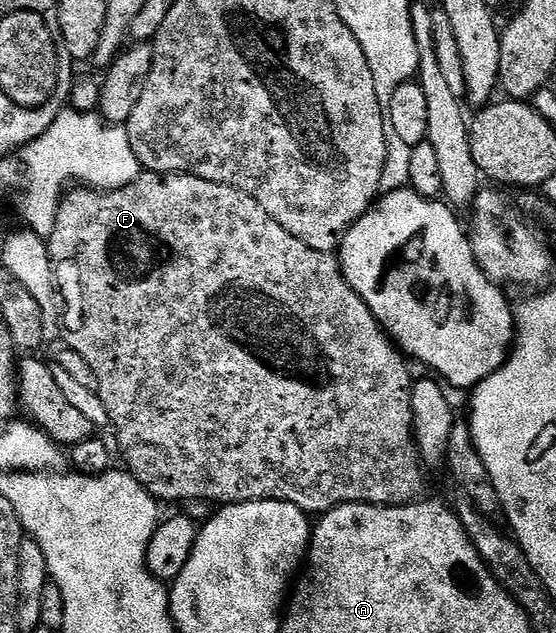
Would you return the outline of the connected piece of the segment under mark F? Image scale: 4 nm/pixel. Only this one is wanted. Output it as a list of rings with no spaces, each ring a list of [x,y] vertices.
[[[143,171],[141,176],[130,181],[128,186],[117,188],[114,192],[99,192],[85,186],[74,186],[63,195],[62,204],[58,207],[56,214],[56,226],[52,230],[48,241],[51,266],[54,268],[54,283],[57,285],[60,297],[60,336],[65,347],[76,350],[88,366],[92,366],[92,374],[96,374],[98,383],[97,394],[100,402],[104,402],[104,410],[108,410],[110,419],[109,427],[114,428],[114,436],[118,439],[118,448],[122,451],[122,460],[125,471],[137,478],[140,486],[148,490],[155,500],[186,500],[185,502],[209,502],[214,506],[225,506],[228,504],[242,504],[246,500],[283,500],[300,506],[308,514],[321,514],[330,512],[342,504],[377,504],[384,508],[399,508],[401,504],[415,503],[423,495],[426,488],[426,476],[421,456],[418,455],[418,443],[414,440],[414,419],[412,418],[412,398],[410,389],[412,387],[412,375],[407,357],[396,347],[393,340],[378,325],[378,320],[368,310],[364,298],[352,290],[352,286],[344,278],[342,265],[339,257],[332,252],[321,252],[312,250],[312,246],[304,246],[300,238],[292,238],[256,198],[244,194],[227,184],[220,182],[208,182],[204,178],[195,176],[184,176],[181,172],[148,172]]]

